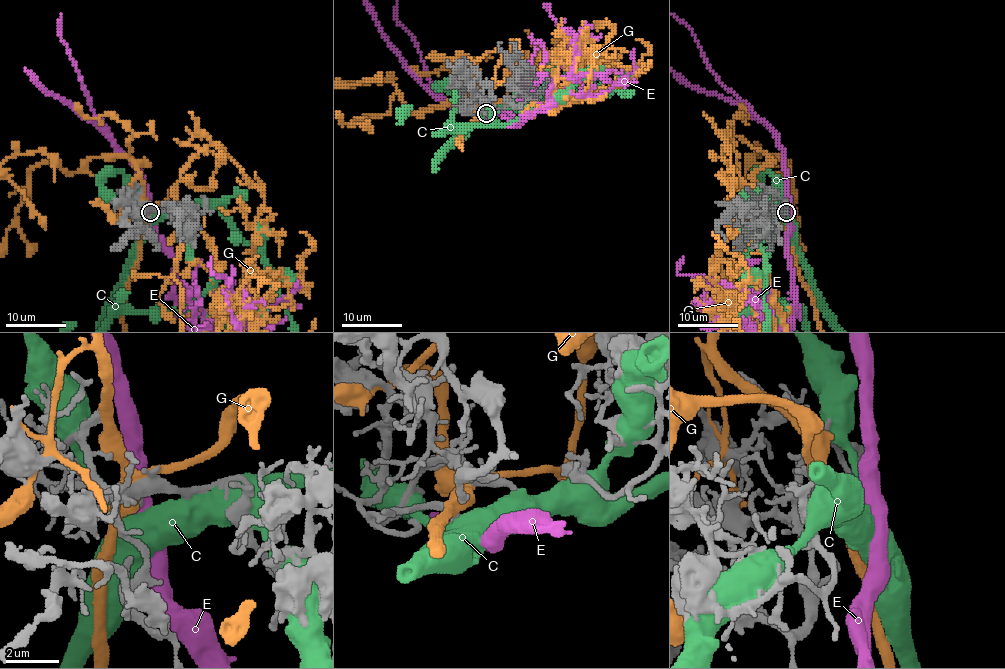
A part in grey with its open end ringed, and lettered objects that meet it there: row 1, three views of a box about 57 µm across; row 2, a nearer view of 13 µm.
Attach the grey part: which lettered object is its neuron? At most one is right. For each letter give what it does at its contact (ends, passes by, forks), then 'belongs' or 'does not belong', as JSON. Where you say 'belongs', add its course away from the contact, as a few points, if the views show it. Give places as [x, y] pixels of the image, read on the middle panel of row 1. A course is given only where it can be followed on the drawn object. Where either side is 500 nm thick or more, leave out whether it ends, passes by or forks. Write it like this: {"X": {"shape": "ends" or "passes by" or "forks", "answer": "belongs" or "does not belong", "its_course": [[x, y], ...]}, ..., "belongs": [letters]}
{"C": {"shape": "passes by", "answer": "does not belong"}, "E": {"answer": "does not belong"}, "G": {"answer": "does not belong"}, "belongs": []}

